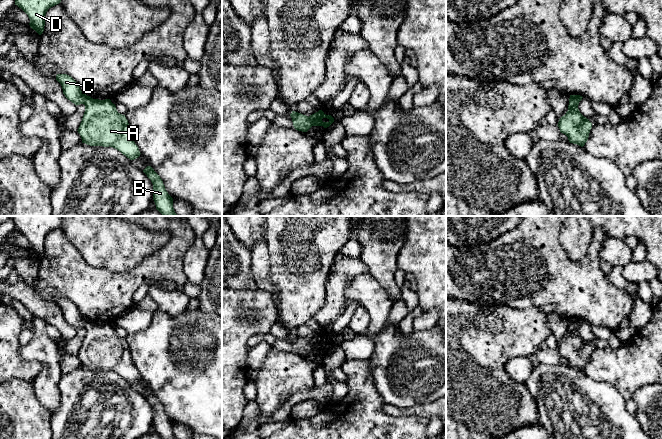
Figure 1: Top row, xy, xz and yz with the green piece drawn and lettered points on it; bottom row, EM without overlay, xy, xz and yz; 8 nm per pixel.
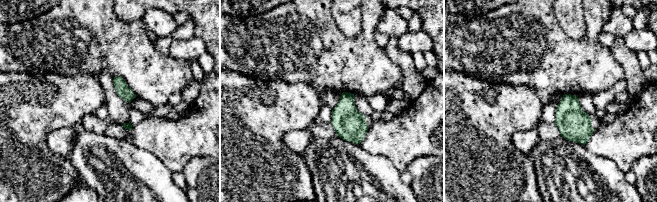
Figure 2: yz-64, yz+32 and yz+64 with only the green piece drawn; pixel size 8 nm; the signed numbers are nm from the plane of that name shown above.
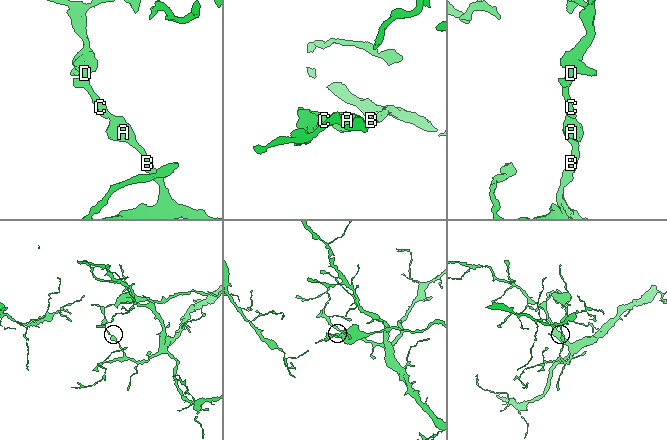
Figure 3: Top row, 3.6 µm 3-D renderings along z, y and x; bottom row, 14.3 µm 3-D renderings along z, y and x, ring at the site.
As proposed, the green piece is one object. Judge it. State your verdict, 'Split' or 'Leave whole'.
Split

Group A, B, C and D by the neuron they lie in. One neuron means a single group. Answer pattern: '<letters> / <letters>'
A B / C D

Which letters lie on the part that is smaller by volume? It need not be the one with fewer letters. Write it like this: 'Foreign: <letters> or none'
Foreign: C, D

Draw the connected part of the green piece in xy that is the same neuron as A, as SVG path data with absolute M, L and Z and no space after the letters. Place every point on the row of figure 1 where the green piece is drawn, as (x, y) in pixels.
M87 96L85 112L78 128L82 143L90 146L113 147L130 160L140 156L125 115L120 114L110 99Z

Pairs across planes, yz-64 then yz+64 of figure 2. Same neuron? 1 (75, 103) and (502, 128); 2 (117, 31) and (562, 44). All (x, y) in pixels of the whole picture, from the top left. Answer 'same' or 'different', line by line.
1: same
2: same

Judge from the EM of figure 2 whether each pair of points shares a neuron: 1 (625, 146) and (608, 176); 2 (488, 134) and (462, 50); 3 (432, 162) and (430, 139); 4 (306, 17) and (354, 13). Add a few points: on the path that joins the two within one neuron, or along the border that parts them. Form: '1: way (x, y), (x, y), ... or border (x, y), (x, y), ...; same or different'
1: border (594, 153), (609, 158), (624, 173); different
2: border (454, 70), (493, 83); different
3: border (433, 154), (418, 156), (409, 163); different
4: border (330, 10), (336, 25), (345, 35); different

